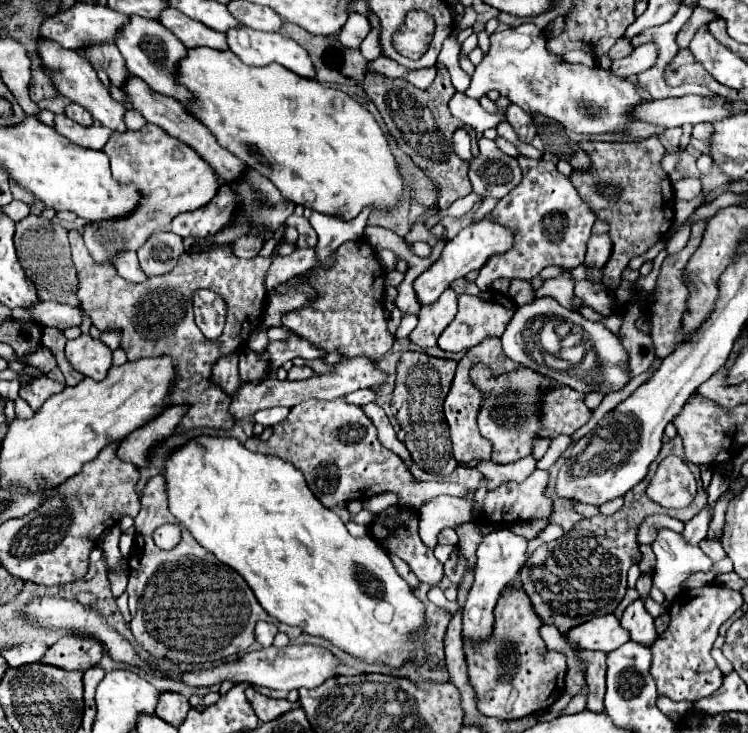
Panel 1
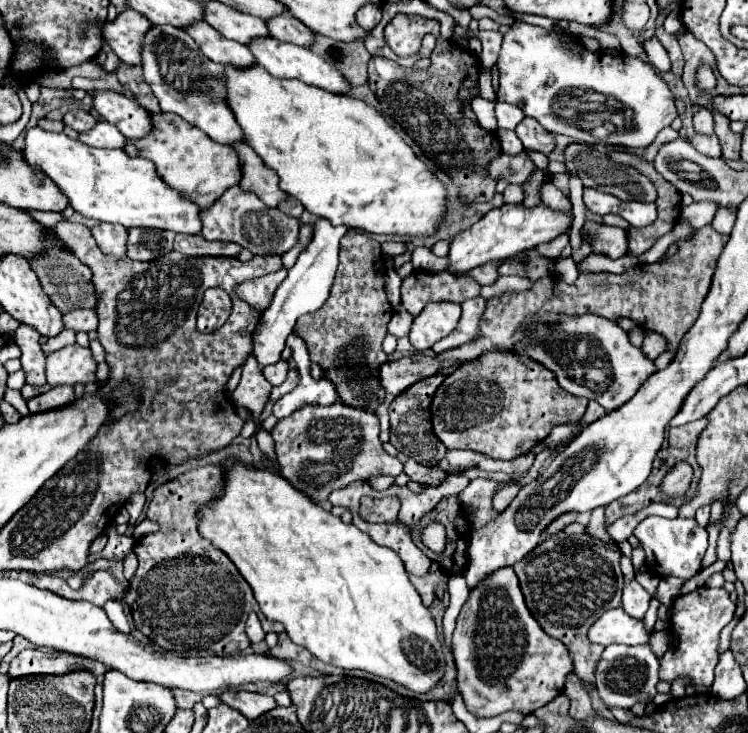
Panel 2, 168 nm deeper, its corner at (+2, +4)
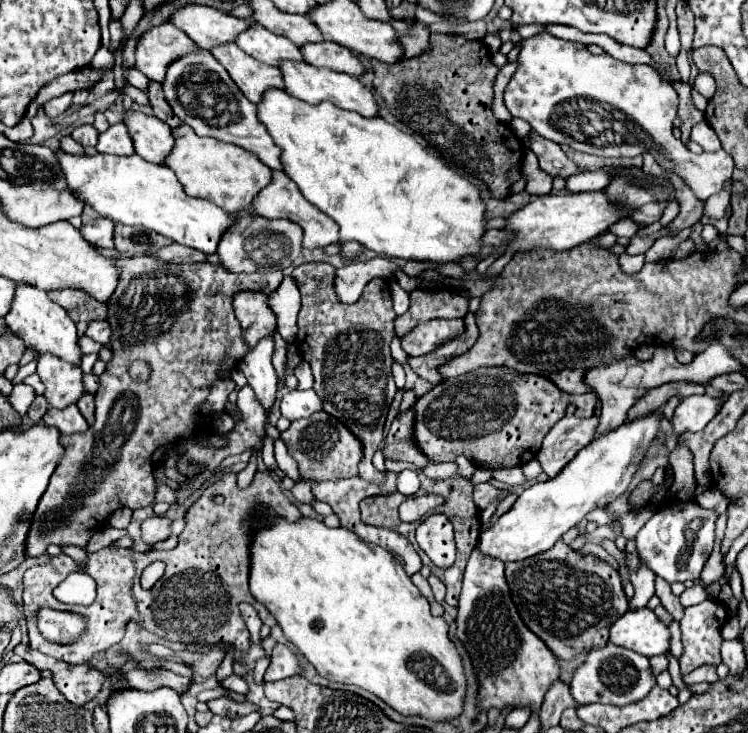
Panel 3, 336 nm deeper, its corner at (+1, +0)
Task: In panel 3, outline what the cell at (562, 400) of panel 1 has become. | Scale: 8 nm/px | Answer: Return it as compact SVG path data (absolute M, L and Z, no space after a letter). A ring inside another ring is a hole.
M477 368L469 374L447 378L429 390L425 396L417 400L417 446L433 460L433 462L451 462L459 454L467 456L477 468L505 468L505 466L523 466L537 456L541 440L553 428L557 420L561 420L569 408L575 404L575 416L589 418L595 414L597 396L593 392L587 394L569 394L559 390L551 380L537 374L519 374L509 368Z

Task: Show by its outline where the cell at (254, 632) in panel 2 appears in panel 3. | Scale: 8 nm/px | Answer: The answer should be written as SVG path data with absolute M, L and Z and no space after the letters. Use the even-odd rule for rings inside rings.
M241 604L239 608L241 608L241 616L243 616L243 620L245 620L245 624L247 624L249 632L251 632L251 642L259 642L261 640L259 630L261 630L263 622L261 622L257 610L253 606L249 606L249 604Z

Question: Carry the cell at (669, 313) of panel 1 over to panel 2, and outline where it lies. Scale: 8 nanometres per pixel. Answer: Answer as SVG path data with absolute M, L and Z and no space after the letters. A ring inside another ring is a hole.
M704 226L698 230L698 236L692 238L692 240L686 240L686 242L678 242L680 250L672 256L672 258L666 258L662 262L654 262L654 264L638 264L634 266L632 270L616 276L616 274L608 274L608 272L602 272L602 274L596 274L596 272L580 272L578 278L582 278L582 284L576 282L576 284L566 284L562 282L558 276L546 276L538 282L532 284L532 288L528 290L522 290L522 292L504 292L496 298L490 298L486 300L486 310L484 310L484 316L482 316L482 322L480 322L480 336L468 344L462 344L460 348L454 348L454 350L448 350L448 352L442 352L438 356L424 356L424 354L414 354L414 356L408 356L408 358L402 358L402 360L396 360L396 362L388 362L388 364L382 364L380 368L380 380L382 380L382 386L398 396L400 392L404 392L406 388L410 388L412 384L428 378L428 376L434 376L438 374L440 370L444 368L450 368L452 364L464 364L464 362L470 362L470 360L476 360L478 356L482 356L484 352L514 352L514 346L524 340L532 328L532 324L536 322L542 322L542 324L558 324L560 322L560 316L582 316L582 314L596 314L596 316L602 316L606 320L612 320L612 322L618 322L620 318L630 318L634 320L634 324L642 326L644 330L648 332L658 332L666 338L668 342L668 350L674 350L678 348L684 332L688 332L688 328L692 328L692 324L696 322L698 314L700 314L700 306L708 294L708 288L712 284L712 274L716 270L716 260L724 248L724 244L728 242L728 236L722 236L718 234L712 226Z

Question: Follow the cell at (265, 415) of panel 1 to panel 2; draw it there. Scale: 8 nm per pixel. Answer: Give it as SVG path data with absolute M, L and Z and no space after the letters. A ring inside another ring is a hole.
M300 374L298 386L276 402L274 416L276 418L286 418L292 412L296 412L298 408L306 406L306 404L330 406L334 402L338 402L338 394L336 394L334 384L330 384L324 378L314 380L310 374Z

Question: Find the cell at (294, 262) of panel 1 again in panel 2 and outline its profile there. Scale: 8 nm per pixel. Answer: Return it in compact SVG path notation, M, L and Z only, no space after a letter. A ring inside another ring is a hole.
M282 268L274 274L246 280L246 282L238 284L236 294L240 300L248 302L252 308L258 308L258 312L264 312L264 308L268 308L268 302L272 302L272 296L274 296L276 288L280 286L280 282L284 280L284 276L286 276L286 270Z

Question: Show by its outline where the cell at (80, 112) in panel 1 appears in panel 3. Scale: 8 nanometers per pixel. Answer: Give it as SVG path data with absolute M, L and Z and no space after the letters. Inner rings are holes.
M81 124L81 126L75 126L73 128L73 132L71 132L71 138L73 140L77 140L79 144L89 144L89 146L95 146L97 144L97 136L99 136L99 132L97 132L97 128L95 126L91 126L91 124Z

